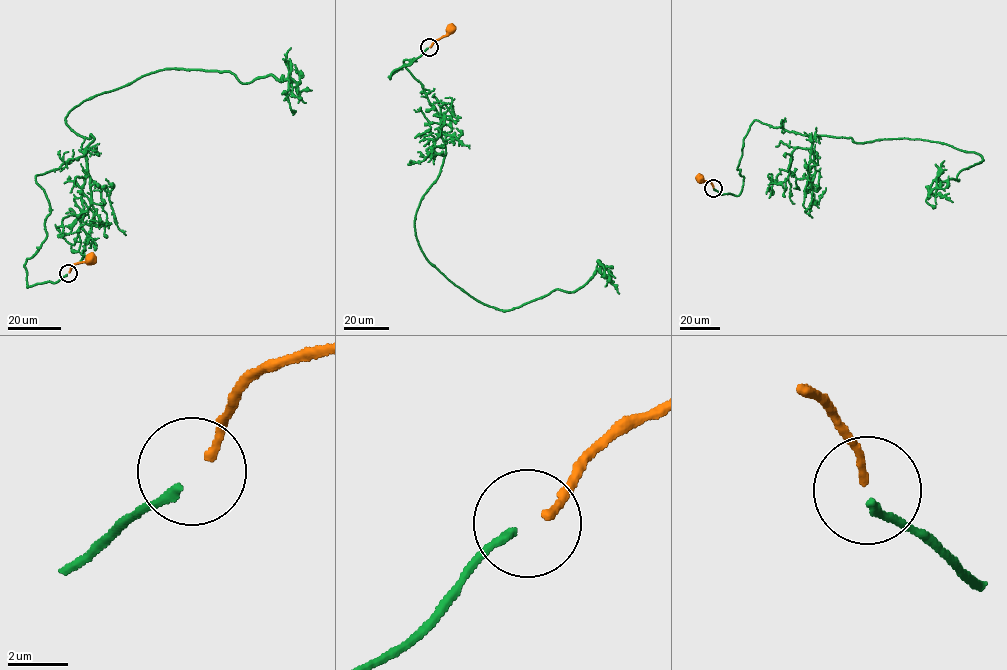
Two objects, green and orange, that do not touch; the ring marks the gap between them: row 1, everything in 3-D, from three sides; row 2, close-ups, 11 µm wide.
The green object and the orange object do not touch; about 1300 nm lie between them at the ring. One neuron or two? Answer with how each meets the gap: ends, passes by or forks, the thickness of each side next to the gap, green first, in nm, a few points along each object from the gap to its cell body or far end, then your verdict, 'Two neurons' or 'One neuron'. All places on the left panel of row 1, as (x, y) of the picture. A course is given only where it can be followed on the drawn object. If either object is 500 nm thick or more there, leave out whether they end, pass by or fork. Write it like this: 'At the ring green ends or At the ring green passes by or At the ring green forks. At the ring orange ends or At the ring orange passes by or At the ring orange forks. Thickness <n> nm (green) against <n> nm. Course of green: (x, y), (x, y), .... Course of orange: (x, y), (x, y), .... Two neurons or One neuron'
At the ring green ends. At the ring orange ends. Thickness 300 nm (green) against 280 nm. Course of green: (66, 274), (28, 287), (24, 264), (50, 212), (35, 176), (93, 140), (71, 109), (173, 69), (311, 90). Course of orange: (69, 272), (74, 264), (92, 260). One neuron

